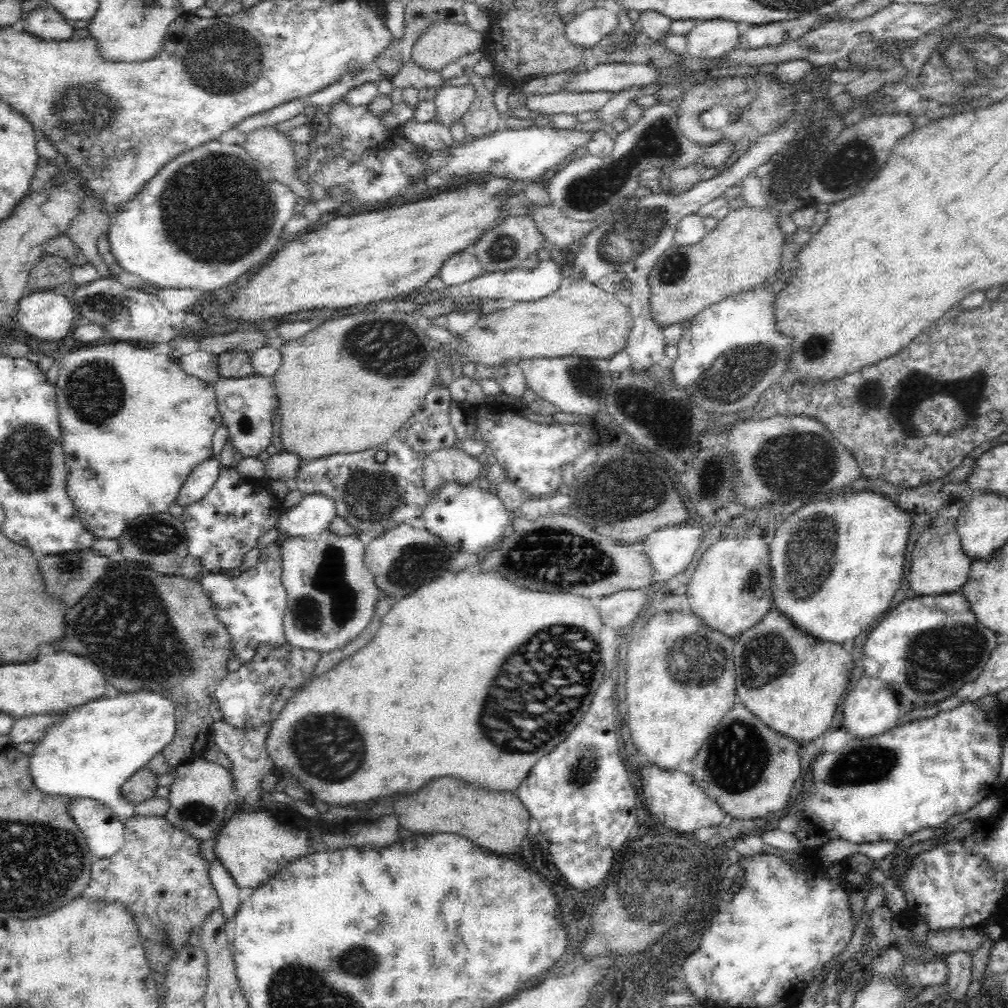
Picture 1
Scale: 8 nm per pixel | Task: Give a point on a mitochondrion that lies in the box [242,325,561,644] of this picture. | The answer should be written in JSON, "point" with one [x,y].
{"point":[372,497]}

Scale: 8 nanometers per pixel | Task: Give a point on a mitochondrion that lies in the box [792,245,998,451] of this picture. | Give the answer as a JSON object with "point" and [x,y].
{"point":[871,396]}

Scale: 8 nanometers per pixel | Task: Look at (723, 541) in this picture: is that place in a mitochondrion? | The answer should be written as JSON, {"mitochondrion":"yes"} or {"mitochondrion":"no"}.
{"mitochondrion":"no"}

